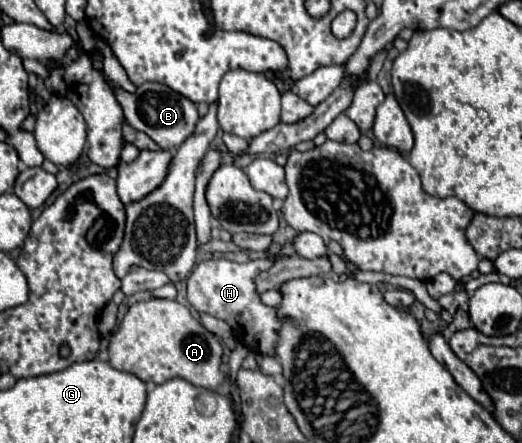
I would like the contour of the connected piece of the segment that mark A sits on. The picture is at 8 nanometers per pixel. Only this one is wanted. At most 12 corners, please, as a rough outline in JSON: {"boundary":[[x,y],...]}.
{"boundary":[[177,300],[133,304],[111,366],[147,384],[225,382],[219,340]]}

